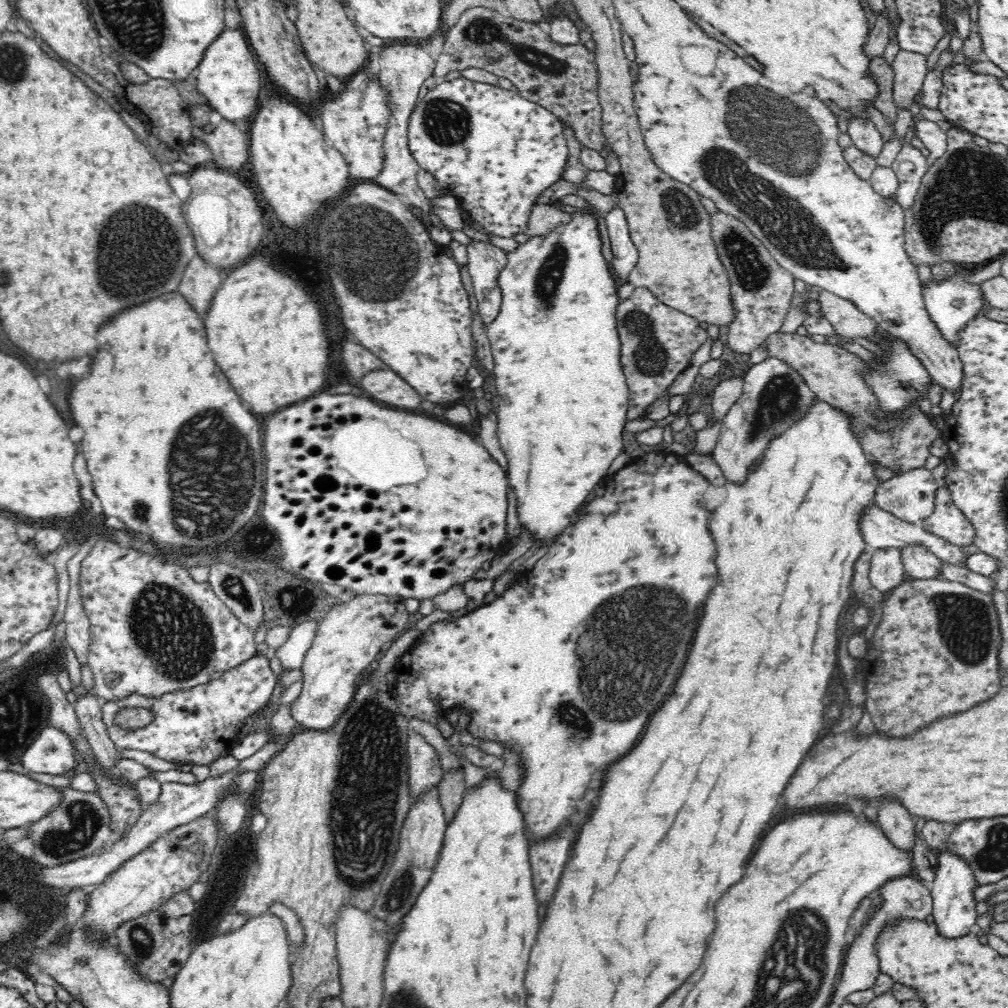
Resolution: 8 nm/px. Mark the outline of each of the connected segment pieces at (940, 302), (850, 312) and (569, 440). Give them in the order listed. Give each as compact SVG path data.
M969 263L953 264L954 273L942 279L935 279L933 275L930 276L926 283L922 283L922 296L928 315L932 322L938 327L940 335L957 348L959 341L958 333L964 330L964 327L980 316L984 302L987 300L984 296L981 283L970 282L969 276L974 272L974 267Z
M822 289L816 290L816 293L820 303L819 314L828 318L834 330L845 336L846 340L852 340L858 336L870 340L876 337L879 332L876 321L860 312L850 299L836 296Z
M573 209L575 215L573 220L566 225L559 226L552 234L545 238L532 236L529 242L519 244L516 252L507 254L507 263L504 270L500 271L498 286L502 291L501 307L498 316L487 325L487 337L489 338L492 354L494 355L494 380L496 380L496 392L500 399L496 404L498 410L498 439L502 451L508 458L508 478L510 480L510 490L518 499L518 518L526 530L531 530L536 534L536 540L548 542L554 536L559 536L560 532L576 518L578 508L582 508L584 500L596 487L600 478L606 477L608 468L614 459L621 453L622 432L626 424L626 414L629 406L629 390L626 384L626 377L620 365L620 339L616 331L616 317L614 308L619 303L616 295L616 288L619 285L610 265L602 255L602 242L596 226L596 220L592 216L592 211L583 209Z

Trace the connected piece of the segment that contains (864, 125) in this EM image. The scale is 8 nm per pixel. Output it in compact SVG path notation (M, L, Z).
M852 119L847 134L851 138L852 146L858 148L862 153L874 157L874 159L879 158L885 142L872 121Z

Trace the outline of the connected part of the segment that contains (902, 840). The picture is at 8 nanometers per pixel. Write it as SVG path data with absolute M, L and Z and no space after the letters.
M882 800L882 802L878 802L878 824L880 824L884 836L888 836L888 840L892 840L892 844L896 844L896 848L906 851L911 864L916 837L914 835L915 824L912 822L908 810L898 802Z

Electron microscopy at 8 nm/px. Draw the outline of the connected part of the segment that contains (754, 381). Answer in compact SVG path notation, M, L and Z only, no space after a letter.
M766 357L762 362L749 366L742 377L742 394L725 412L720 437L712 453L713 460L730 482L744 482L750 466L763 458L770 440L782 435L790 424L802 418L808 406L816 400L816 395L796 369L774 357Z

